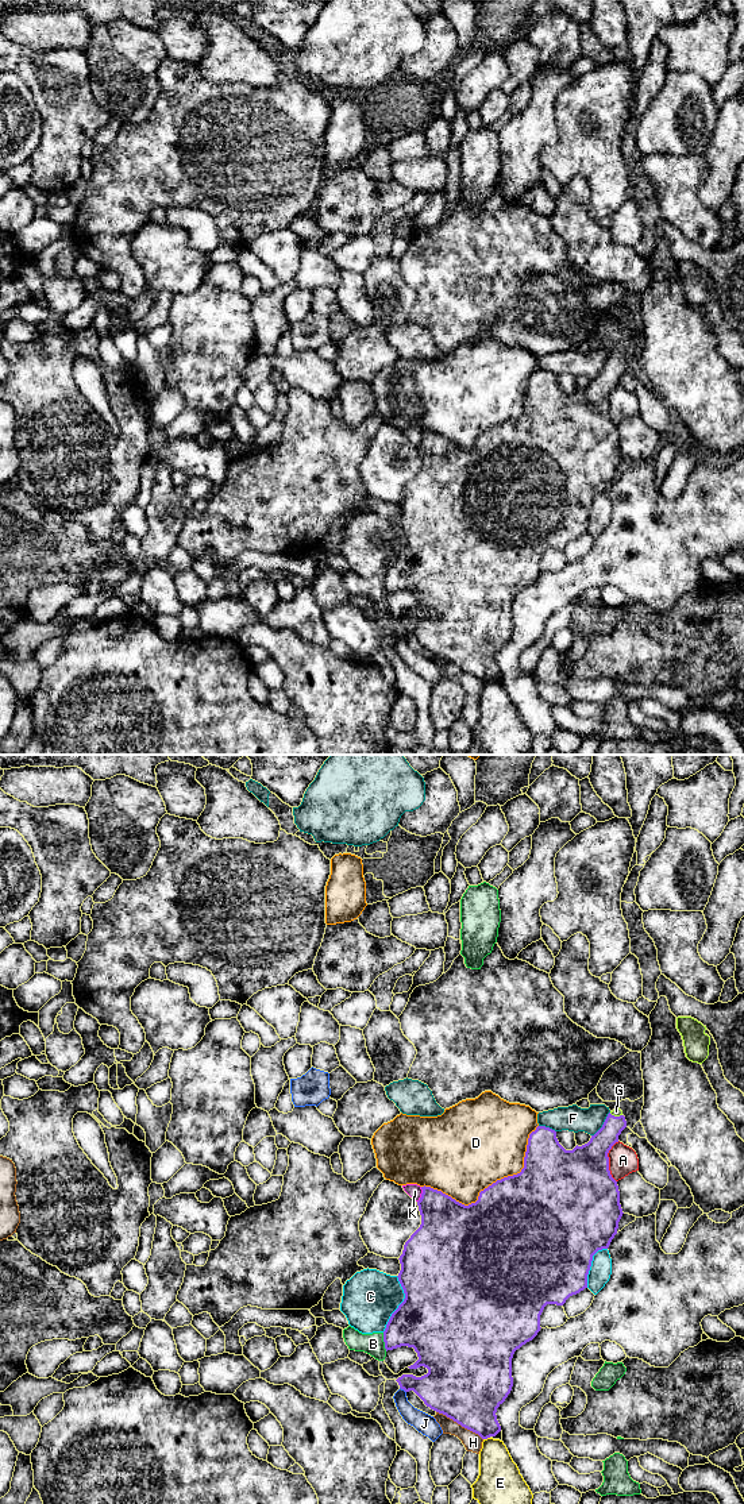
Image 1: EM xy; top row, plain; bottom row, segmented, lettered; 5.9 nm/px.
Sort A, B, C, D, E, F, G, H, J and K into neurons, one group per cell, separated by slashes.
A / B / C / D / E / F / G / H / J / K

